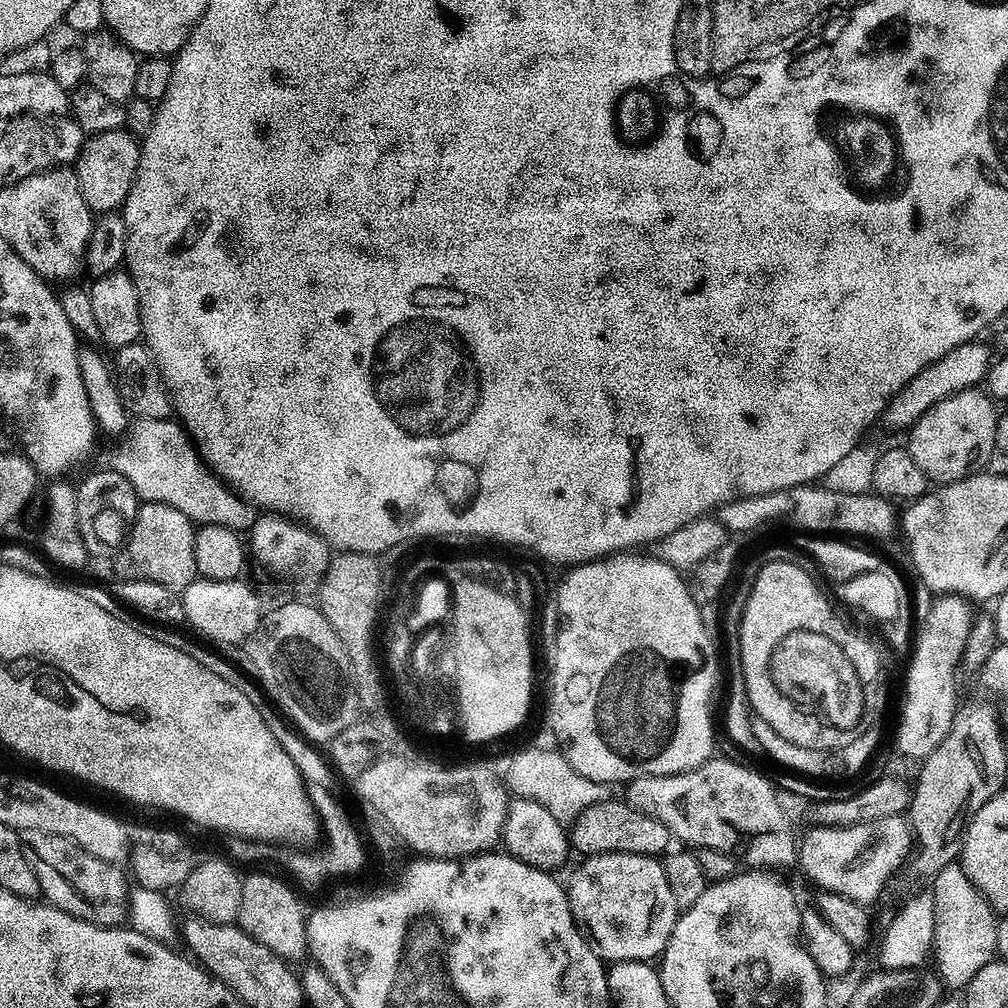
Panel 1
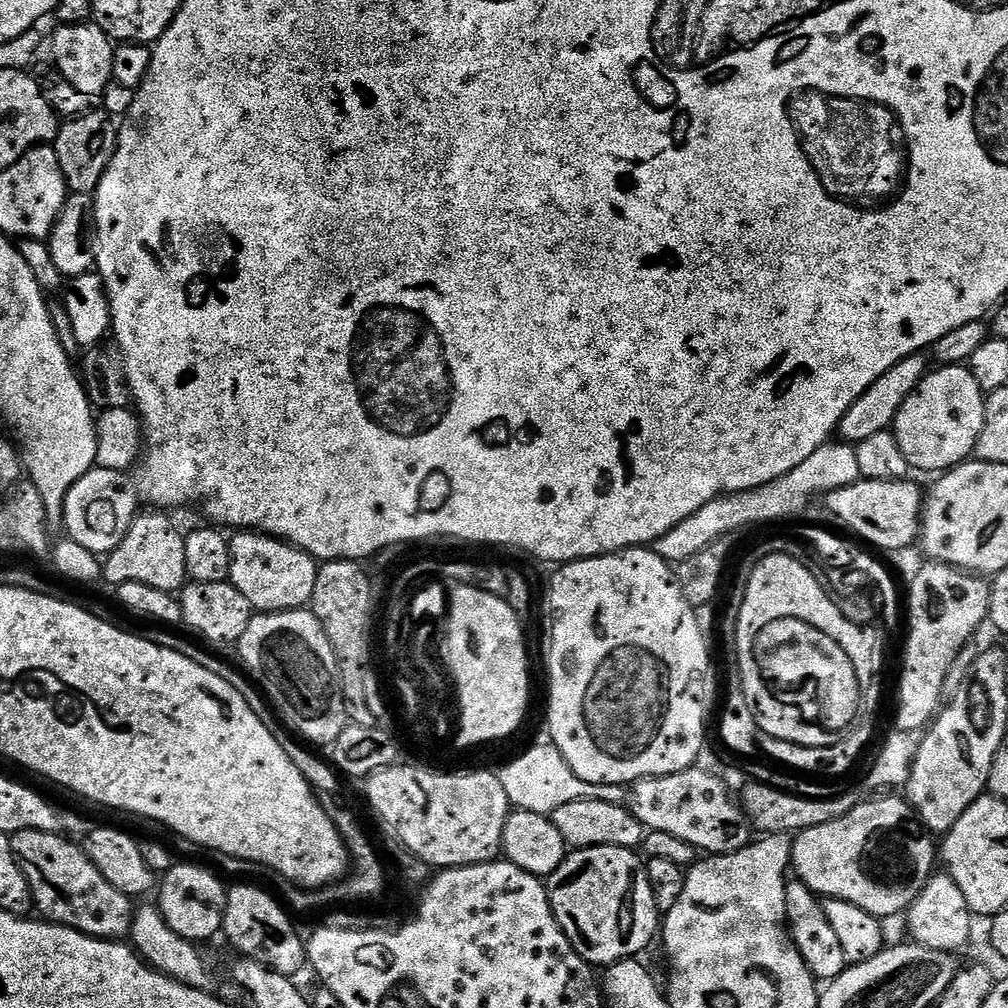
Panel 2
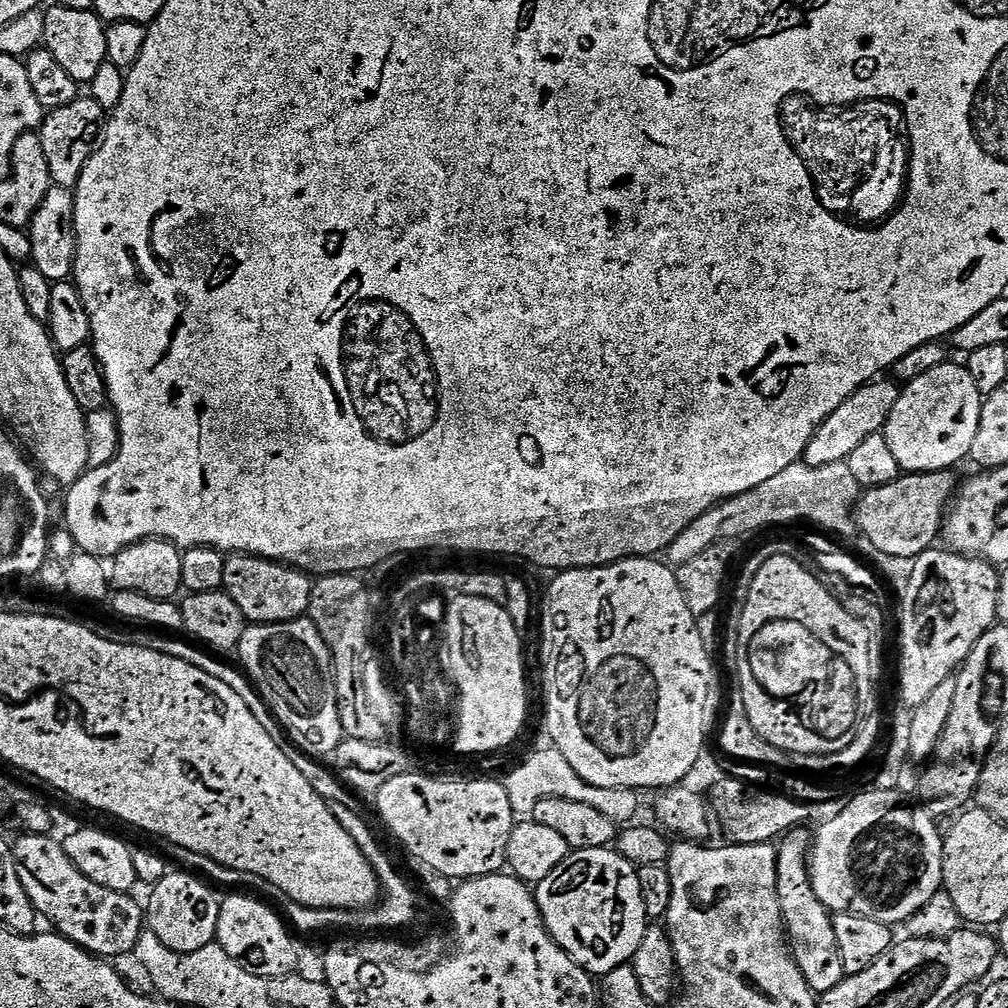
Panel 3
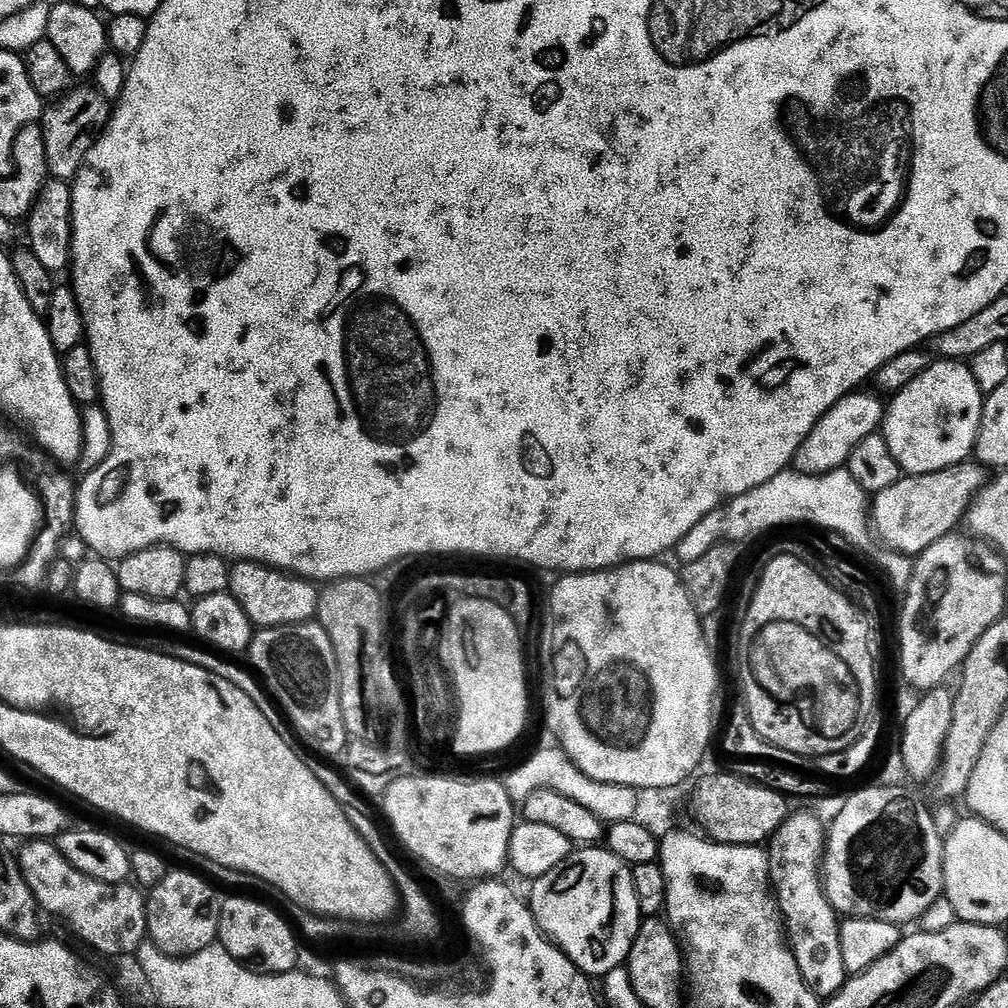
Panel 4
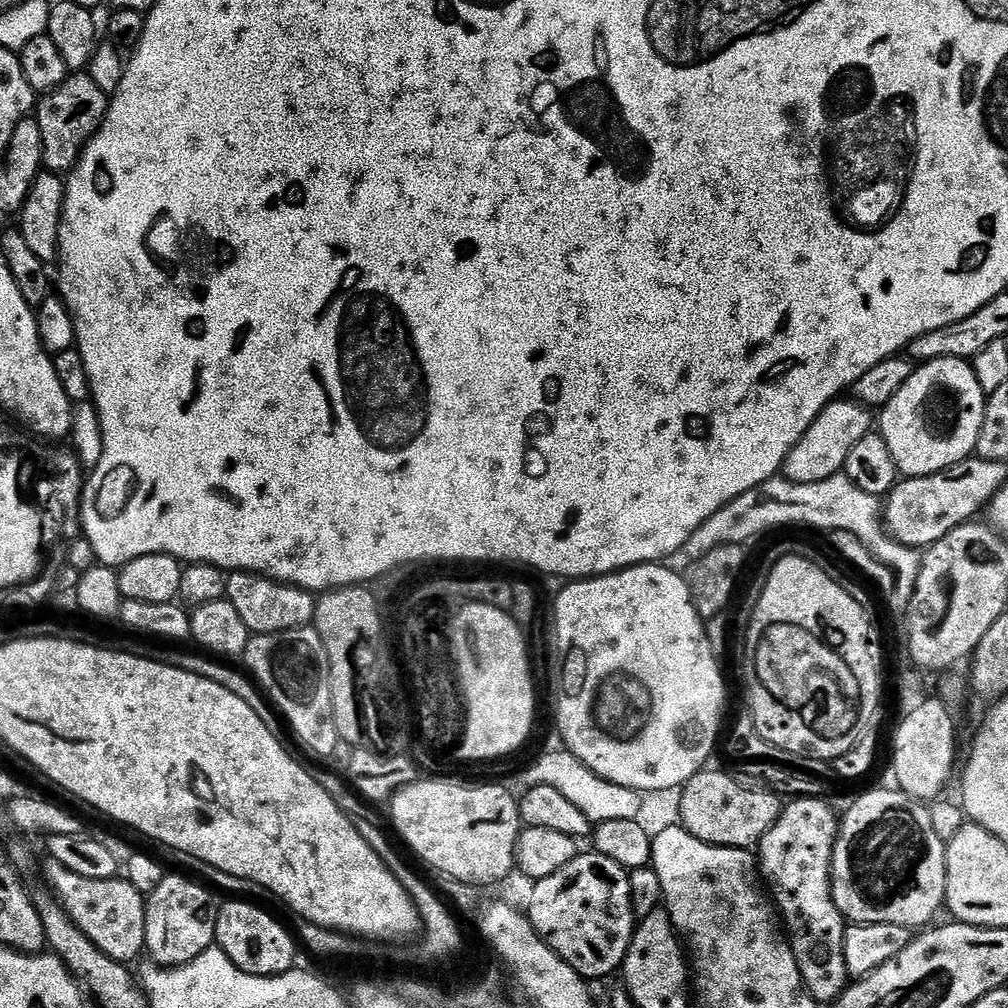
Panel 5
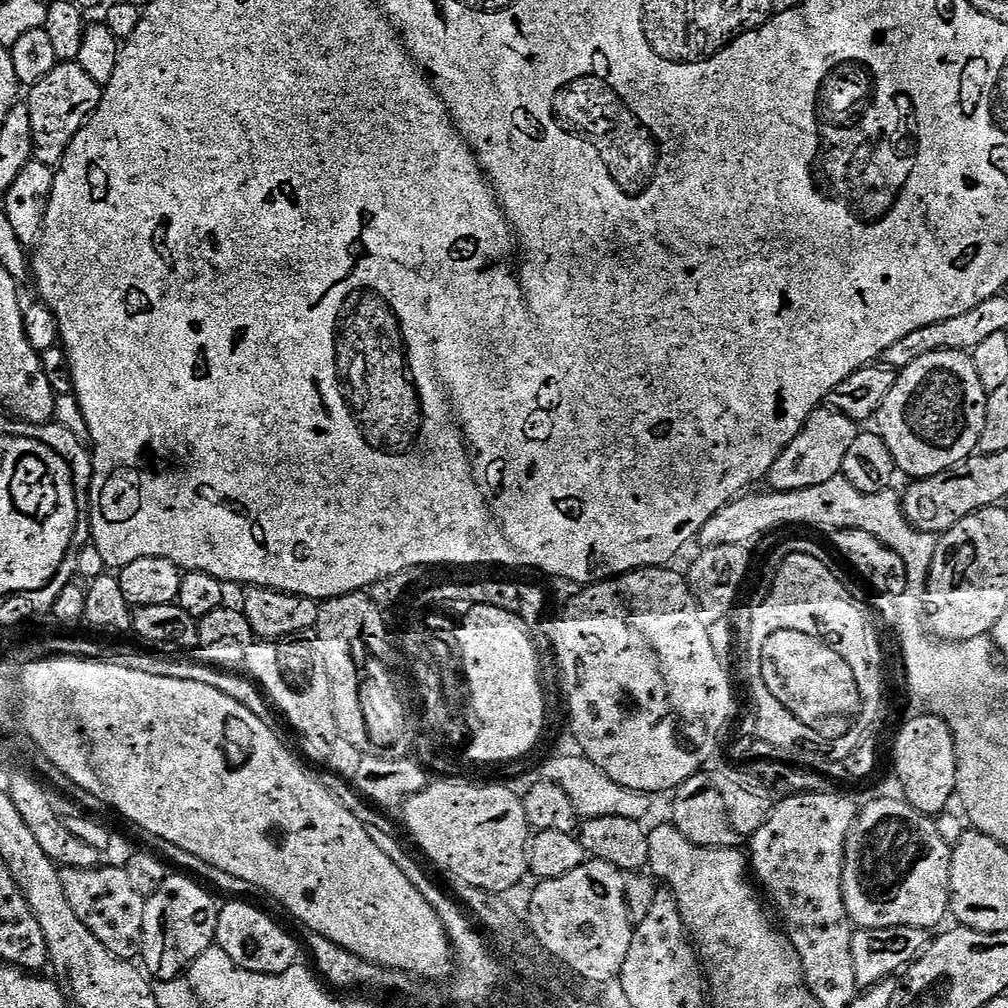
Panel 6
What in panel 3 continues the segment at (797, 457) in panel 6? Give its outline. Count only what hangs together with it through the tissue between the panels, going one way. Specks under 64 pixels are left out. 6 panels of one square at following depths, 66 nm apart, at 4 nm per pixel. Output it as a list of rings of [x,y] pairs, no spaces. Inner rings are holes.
[[[869,382],[859,388],[853,396],[846,398],[846,402],[842,402],[842,406],[838,406],[838,410],[834,410],[834,414],[830,414],[830,418],[826,418],[826,422],[822,422],[822,426],[818,426],[814,438],[810,438],[806,446],[802,457],[803,463],[817,468],[823,464],[847,461],[848,456],[854,454],[859,444],[866,442],[866,438],[883,433],[884,423],[888,421],[892,404],[898,395],[898,388],[895,383],[880,383]]]

